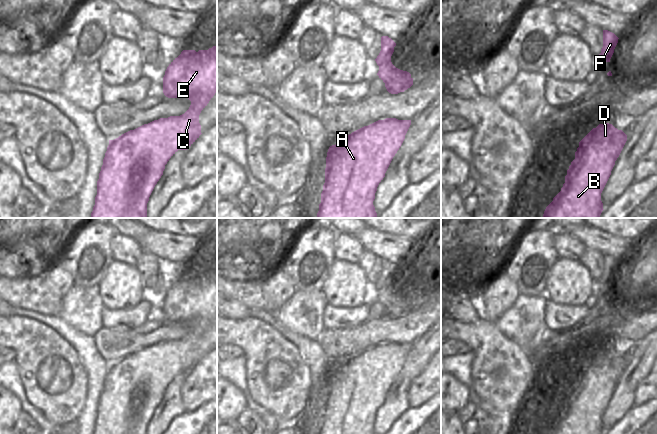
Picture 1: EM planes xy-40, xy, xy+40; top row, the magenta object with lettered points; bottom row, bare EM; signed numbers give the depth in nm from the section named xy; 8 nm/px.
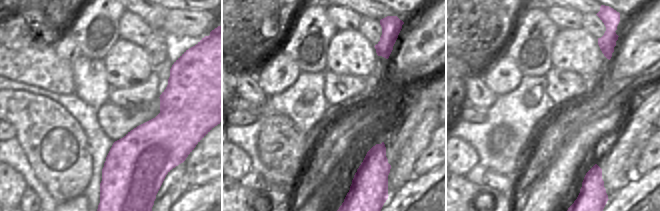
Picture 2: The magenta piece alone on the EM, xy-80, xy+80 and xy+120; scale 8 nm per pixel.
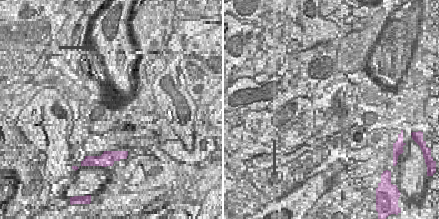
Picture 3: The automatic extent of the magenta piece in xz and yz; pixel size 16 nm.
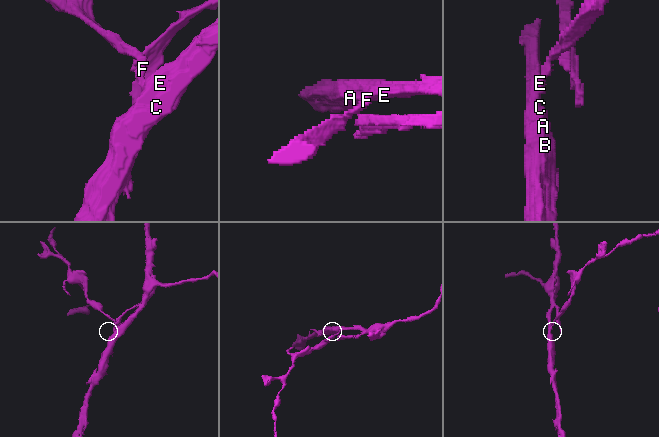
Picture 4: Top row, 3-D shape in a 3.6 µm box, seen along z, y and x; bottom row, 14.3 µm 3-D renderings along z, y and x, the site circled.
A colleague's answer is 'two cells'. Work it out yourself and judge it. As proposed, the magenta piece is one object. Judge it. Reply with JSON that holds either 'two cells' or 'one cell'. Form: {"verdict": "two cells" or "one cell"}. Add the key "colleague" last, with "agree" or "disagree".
{"verdict": "two cells", "colleague": "agree"}

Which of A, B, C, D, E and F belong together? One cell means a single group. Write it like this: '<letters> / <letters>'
A B C D E / F

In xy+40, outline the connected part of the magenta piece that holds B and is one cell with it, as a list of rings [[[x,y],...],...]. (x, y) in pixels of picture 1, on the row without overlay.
[[[599,348],[580,366],[561,415],[545,434],[604,434],[601,417],[627,359],[612,348]]]

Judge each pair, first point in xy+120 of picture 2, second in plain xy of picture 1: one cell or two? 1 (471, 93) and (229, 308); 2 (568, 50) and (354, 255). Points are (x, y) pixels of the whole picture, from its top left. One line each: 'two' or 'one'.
1: one
2: two

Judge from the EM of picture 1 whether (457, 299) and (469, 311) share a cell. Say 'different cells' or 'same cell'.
same cell

